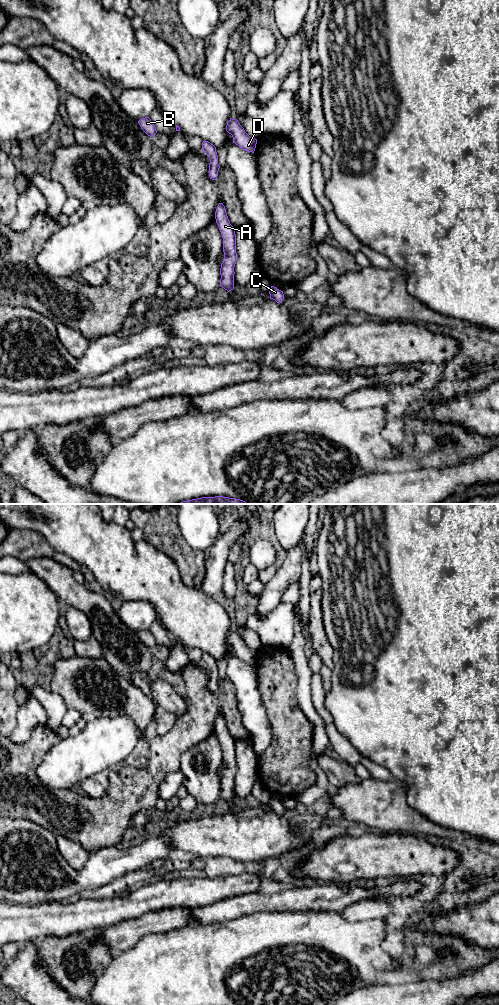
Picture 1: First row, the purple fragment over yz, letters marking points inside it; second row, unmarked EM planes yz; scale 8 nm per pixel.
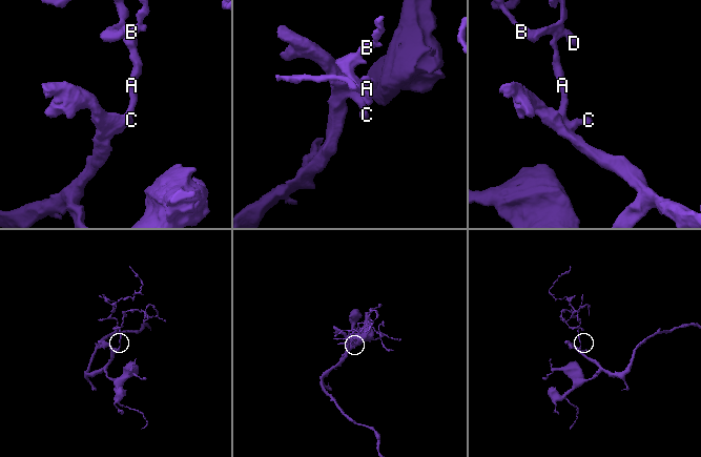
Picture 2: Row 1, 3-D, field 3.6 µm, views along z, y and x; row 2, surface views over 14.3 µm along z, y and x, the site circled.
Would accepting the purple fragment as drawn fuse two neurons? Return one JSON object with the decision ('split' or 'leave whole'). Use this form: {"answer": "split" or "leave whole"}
{"answer": "leave whole"}

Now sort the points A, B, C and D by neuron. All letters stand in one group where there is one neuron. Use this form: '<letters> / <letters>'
A B C D

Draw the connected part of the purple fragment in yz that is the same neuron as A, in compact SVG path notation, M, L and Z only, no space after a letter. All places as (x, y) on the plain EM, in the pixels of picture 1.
M223 715L218 716L215 731L223 750L224 764L224 772L220 780L219 798L229 804L234 801L234 779L237 773L235 740L230 736Z

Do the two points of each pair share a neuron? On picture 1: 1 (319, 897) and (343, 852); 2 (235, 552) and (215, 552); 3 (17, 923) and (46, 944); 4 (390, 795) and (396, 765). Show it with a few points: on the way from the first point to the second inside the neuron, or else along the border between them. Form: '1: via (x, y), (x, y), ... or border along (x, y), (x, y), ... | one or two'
1: border along (324, 882), (329, 883) | two
2: border along (235, 542), (229, 550), (227, 559) | two
3: border along (62, 936), (47, 936), (34, 940) | two
4: border along (392, 777), (405, 787), (406, 798) | two

